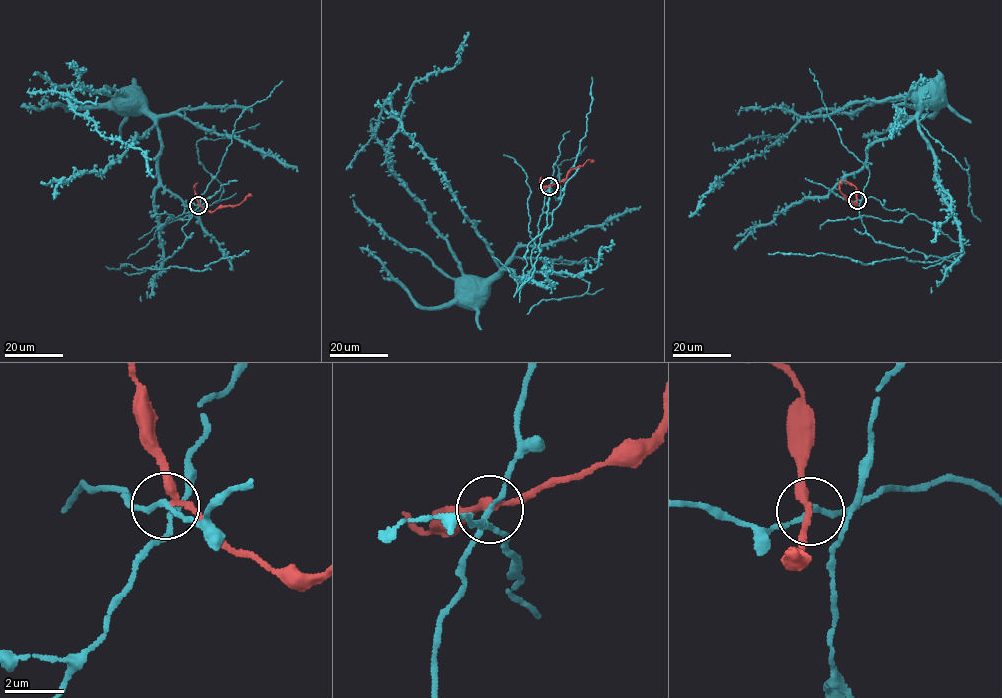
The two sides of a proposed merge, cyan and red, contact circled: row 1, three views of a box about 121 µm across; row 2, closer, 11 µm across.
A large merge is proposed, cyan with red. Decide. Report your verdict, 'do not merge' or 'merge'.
do not merge

